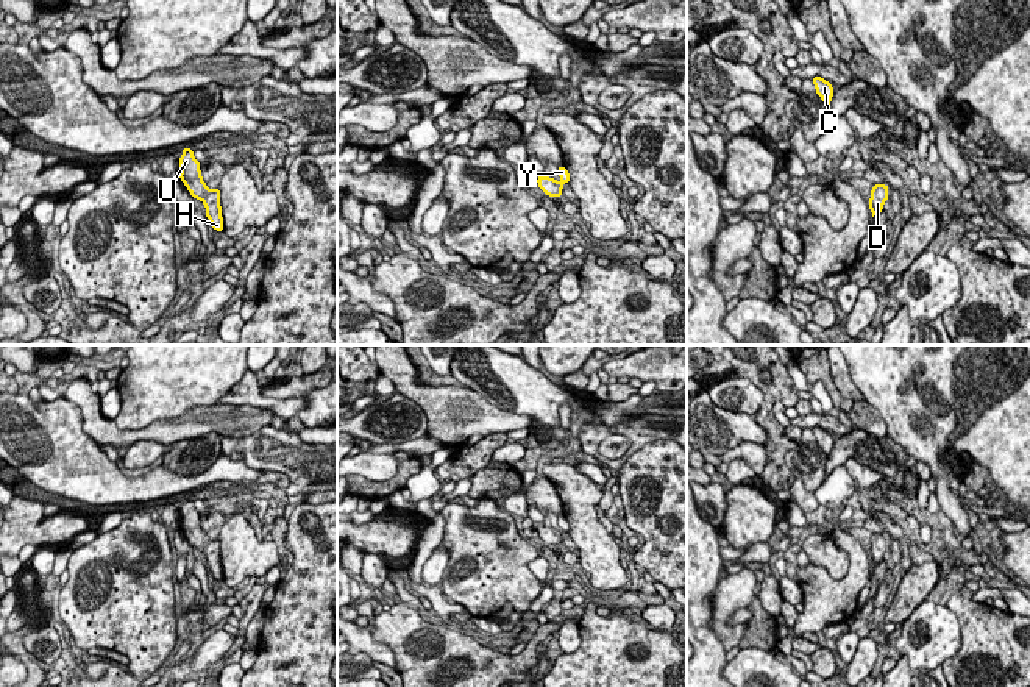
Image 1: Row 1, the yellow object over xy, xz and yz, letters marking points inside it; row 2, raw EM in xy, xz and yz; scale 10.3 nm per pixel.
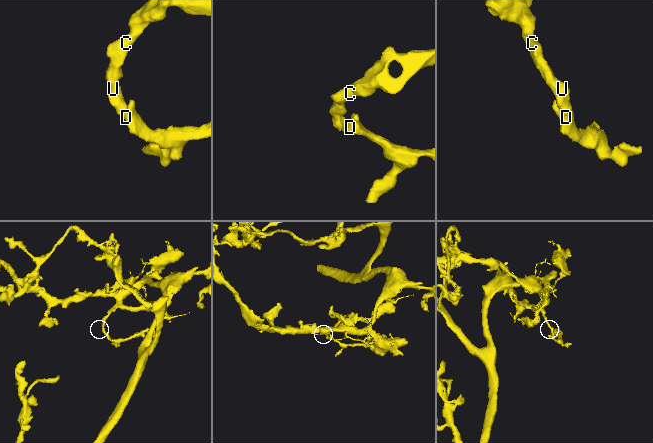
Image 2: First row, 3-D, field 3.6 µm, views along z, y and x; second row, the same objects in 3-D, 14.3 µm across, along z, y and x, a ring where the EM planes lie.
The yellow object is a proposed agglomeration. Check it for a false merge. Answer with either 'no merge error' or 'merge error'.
no merge error

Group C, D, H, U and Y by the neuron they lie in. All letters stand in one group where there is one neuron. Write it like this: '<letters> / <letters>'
C D H U Y

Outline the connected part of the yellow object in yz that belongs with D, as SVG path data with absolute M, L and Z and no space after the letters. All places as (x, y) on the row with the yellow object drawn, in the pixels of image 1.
M874 184L871 190L871 198L869 198L869 209L872 212L872 217L879 212L883 211L885 201L890 198L888 195L888 186L886 184Z

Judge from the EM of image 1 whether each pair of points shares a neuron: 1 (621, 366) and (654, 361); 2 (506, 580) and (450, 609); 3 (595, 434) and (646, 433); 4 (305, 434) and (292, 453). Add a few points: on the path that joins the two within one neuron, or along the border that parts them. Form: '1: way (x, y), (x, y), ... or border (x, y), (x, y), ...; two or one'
1: way (629, 366), (646, 366); one
2: border (439, 584), (450, 600), (459, 603), (467, 611); two
3: way (607, 430), (634, 430); one
4: border (297, 433), (301, 441), (320, 445); two

